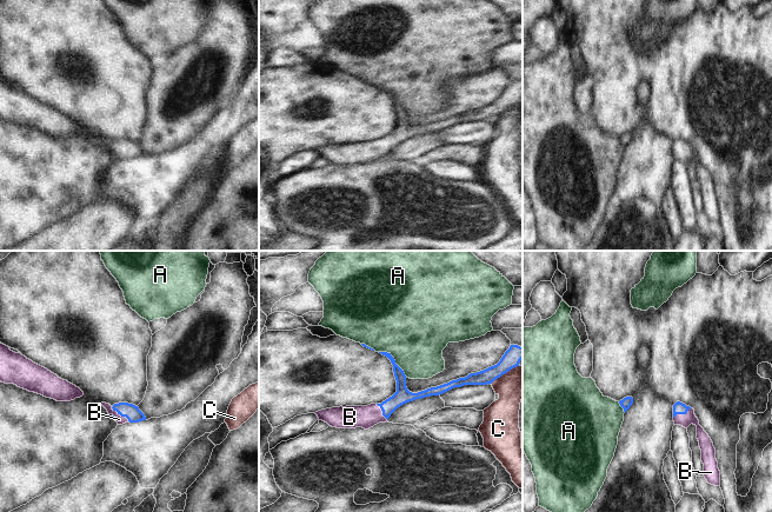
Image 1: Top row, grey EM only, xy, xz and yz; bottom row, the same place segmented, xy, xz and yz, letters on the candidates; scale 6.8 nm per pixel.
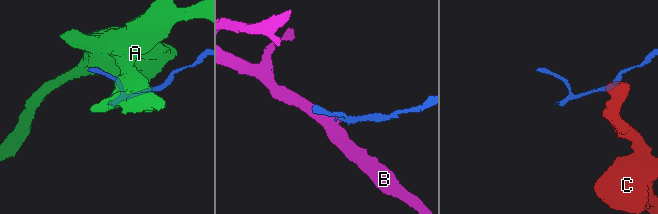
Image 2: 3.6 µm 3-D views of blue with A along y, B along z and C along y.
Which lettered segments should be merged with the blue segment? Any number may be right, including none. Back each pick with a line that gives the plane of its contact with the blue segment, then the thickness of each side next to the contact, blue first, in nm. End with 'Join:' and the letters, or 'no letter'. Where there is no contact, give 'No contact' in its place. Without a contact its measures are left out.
B: Touches blue in xy. Thickness 110 nm (blue) against 60 nm
Join: B

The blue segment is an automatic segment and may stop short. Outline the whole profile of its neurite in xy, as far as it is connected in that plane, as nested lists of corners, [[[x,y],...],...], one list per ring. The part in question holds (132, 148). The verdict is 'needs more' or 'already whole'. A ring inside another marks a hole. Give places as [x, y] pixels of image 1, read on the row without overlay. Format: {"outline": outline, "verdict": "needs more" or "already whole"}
{"outline": [[[101,139],[101,141],[107,146],[108,151],[112,152],[118,161],[146,157],[145,151],[133,140],[119,139],[111,142],[109,140]]], "verdict": "needs more"}

